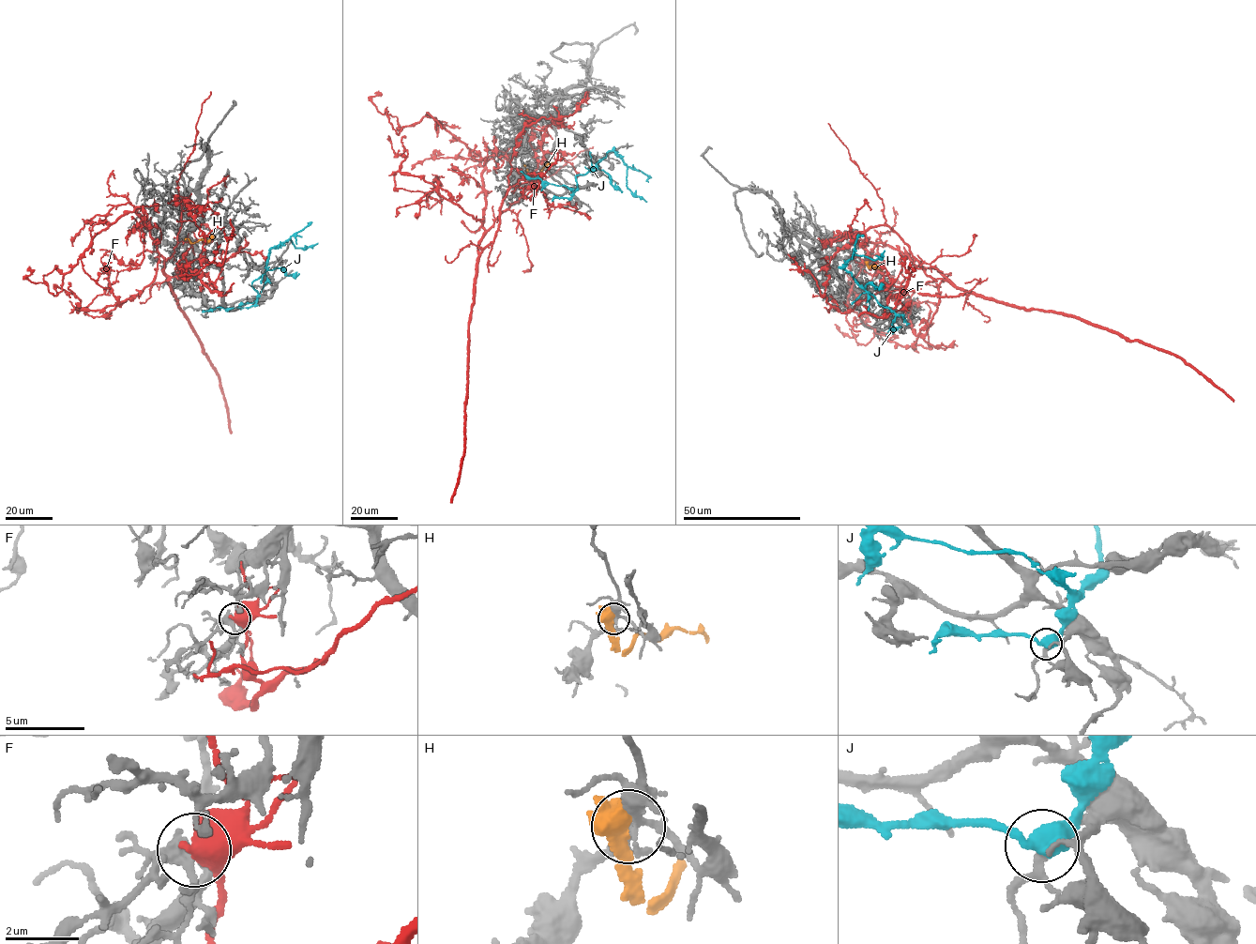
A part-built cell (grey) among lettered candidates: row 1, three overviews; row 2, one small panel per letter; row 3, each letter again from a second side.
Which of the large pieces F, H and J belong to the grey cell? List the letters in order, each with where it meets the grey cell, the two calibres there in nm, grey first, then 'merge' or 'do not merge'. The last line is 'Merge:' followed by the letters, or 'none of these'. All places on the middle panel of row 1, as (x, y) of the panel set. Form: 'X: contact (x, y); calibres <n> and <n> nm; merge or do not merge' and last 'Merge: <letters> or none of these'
F: contact (525, 122); calibres 320 and 550 nm; do not merge
H: contact (551, 164); calibres 200 and 550 nm; do not merge
J: contact (569, 199); calibres 180 and 480 nm; merge
Merge: J

